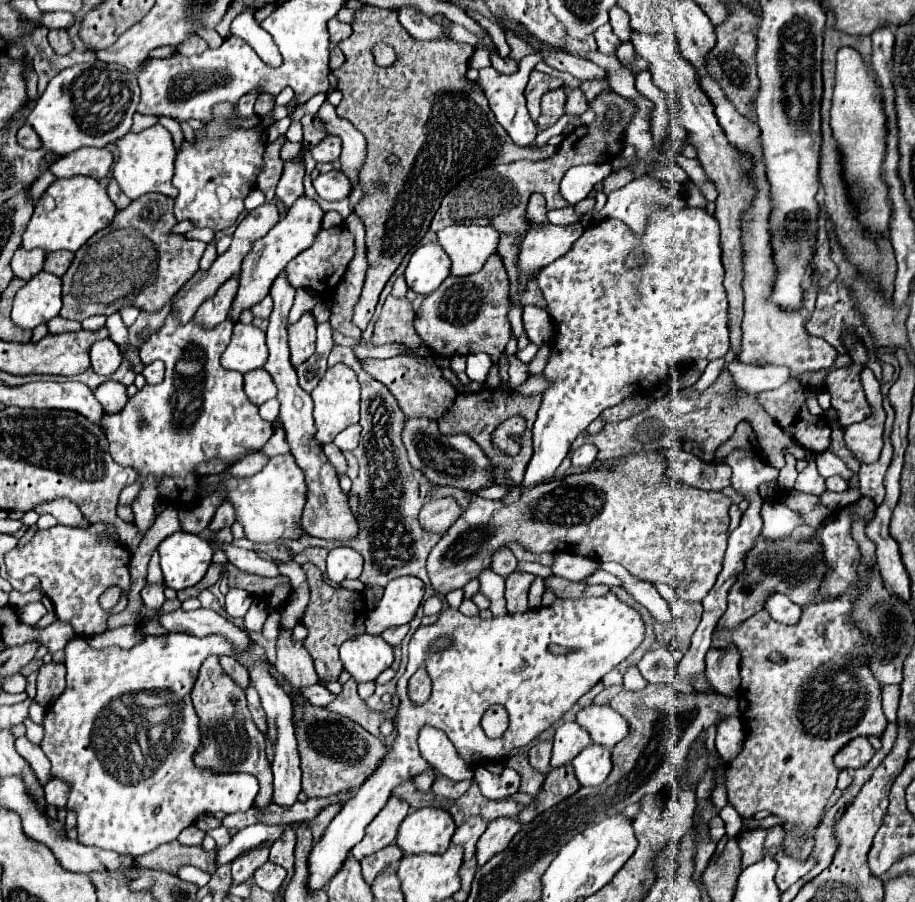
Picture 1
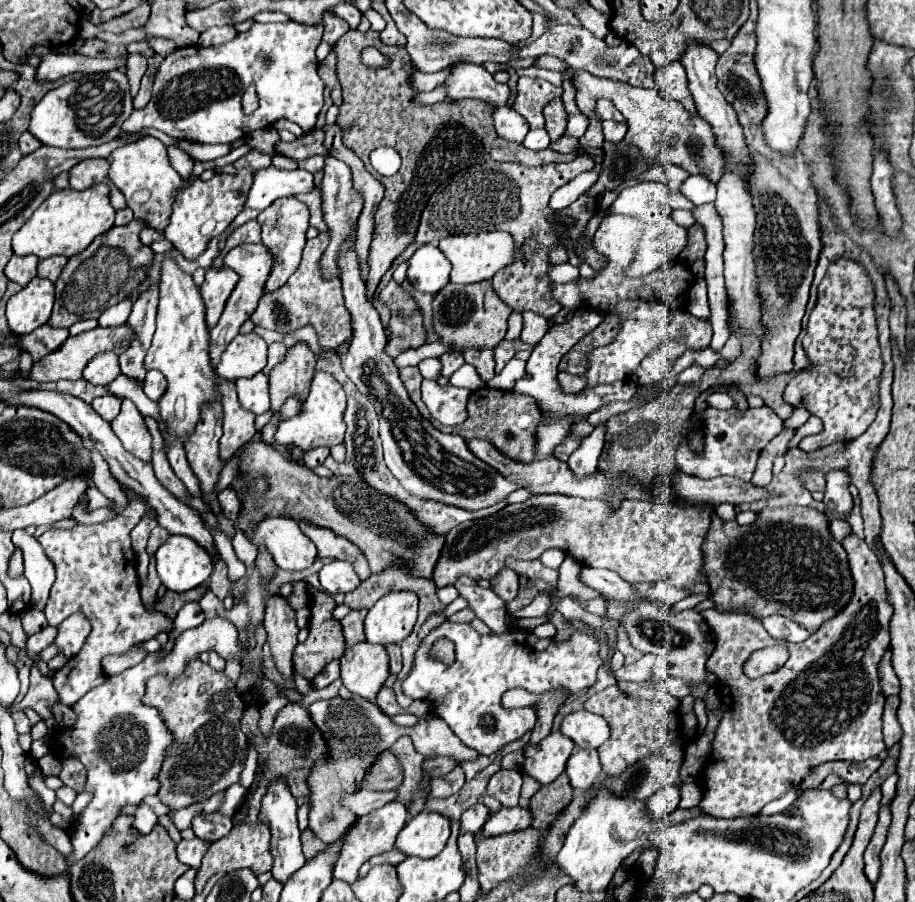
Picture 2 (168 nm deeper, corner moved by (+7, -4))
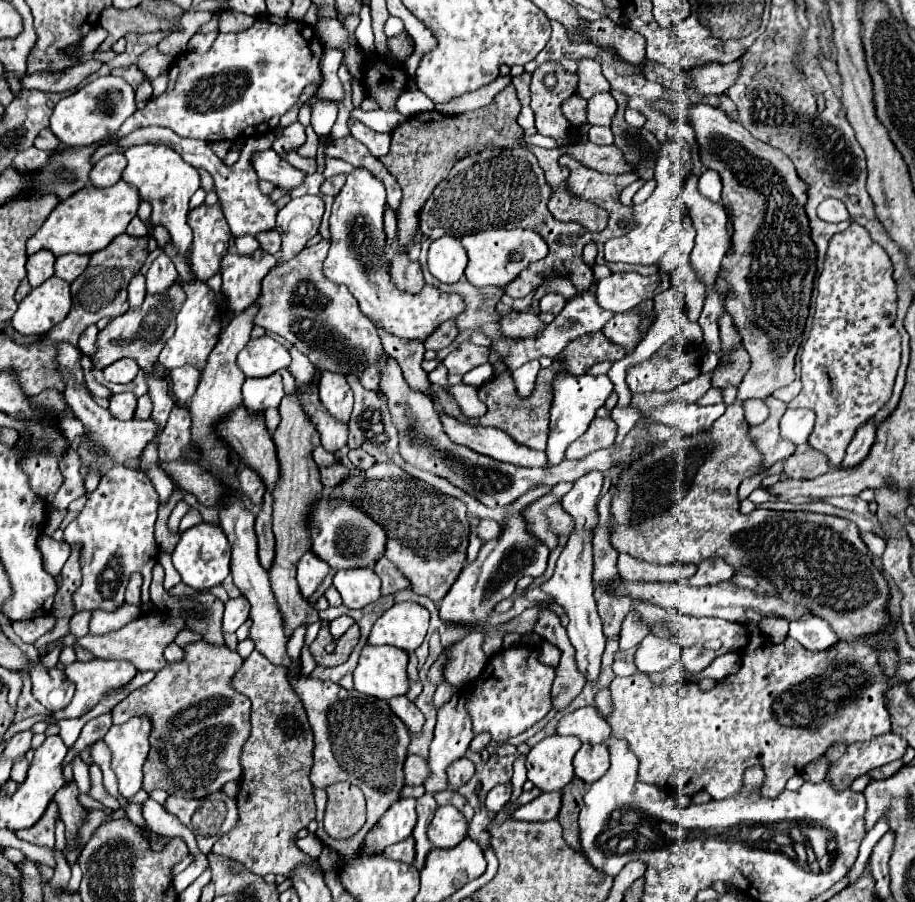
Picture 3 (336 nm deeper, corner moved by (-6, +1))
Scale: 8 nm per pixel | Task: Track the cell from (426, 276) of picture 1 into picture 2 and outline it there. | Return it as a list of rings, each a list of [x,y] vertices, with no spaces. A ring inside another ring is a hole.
[[[432,243],[418,247],[416,253],[408,259],[406,277],[420,293],[436,293],[448,283],[448,275],[450,261]]]

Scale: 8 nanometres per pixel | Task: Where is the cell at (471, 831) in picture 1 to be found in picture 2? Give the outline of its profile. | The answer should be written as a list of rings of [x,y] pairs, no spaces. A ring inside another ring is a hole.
[[[474,805],[472,809],[464,811],[464,815],[460,817],[460,835],[464,833],[476,835],[484,827],[486,819],[488,819],[488,809],[484,809],[484,805]]]

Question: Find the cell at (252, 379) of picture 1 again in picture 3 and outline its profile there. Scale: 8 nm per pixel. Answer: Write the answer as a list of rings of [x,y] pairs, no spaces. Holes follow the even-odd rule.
[[[279,372],[265,378],[247,378],[243,384],[243,406],[251,412],[277,408],[283,396],[285,394]]]

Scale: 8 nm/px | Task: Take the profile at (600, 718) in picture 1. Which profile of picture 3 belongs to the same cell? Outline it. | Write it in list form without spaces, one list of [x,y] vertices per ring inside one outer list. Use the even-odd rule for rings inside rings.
[[[585,706],[571,714],[565,714],[557,724],[557,734],[577,736],[581,742],[601,744],[611,736],[611,726],[599,716],[597,708]]]

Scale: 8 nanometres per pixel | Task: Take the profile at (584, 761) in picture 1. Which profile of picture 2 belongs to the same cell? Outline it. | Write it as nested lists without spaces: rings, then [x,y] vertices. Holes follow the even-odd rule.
[[[576,749],[576,753],[568,759],[566,773],[568,773],[570,785],[574,789],[578,789],[578,791],[590,789],[602,773],[598,751],[594,751],[594,749],[588,749],[588,751],[586,749]]]

